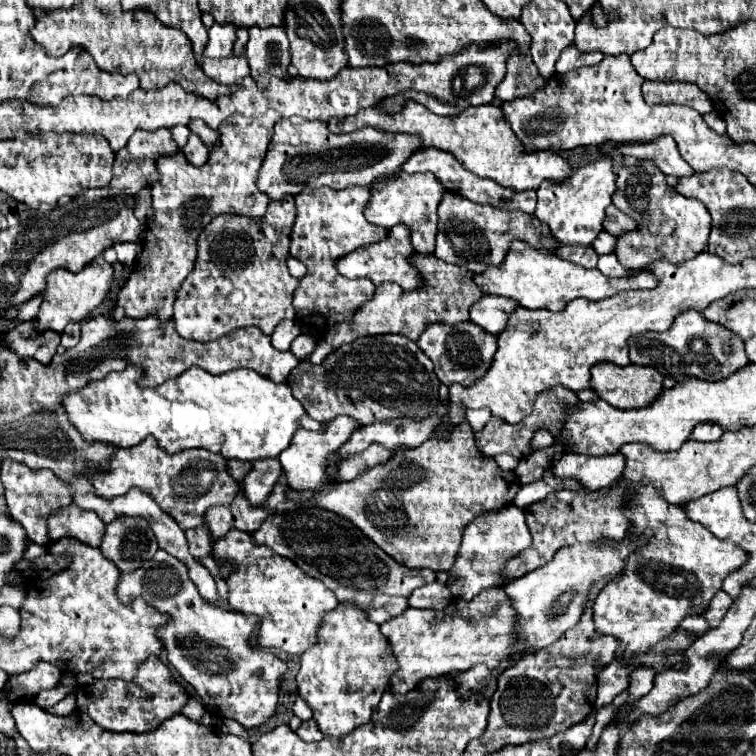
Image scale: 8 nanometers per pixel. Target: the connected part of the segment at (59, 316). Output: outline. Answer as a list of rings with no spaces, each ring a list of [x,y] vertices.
[[[97,256],[91,264],[87,264],[79,274],[73,274],[65,268],[57,268],[47,276],[47,288],[43,292],[43,302],[37,312],[37,330],[55,330],[63,332],[69,322],[81,322],[87,318],[91,310],[95,310],[111,292],[111,282],[113,282],[113,264],[109,264],[105,258]]]

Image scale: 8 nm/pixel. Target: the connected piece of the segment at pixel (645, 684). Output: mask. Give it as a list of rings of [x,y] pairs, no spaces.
[[[637,668],[633,670],[633,676],[629,676],[629,702],[627,704],[633,704],[633,700],[641,698],[641,694],[645,696],[651,686],[653,686],[653,676],[655,676],[655,670],[653,668]]]

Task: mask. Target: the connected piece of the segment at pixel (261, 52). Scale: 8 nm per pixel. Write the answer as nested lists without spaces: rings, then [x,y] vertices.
[[[285,26],[249,28],[249,42],[245,46],[251,78],[255,82],[269,82],[273,76],[291,80],[291,44]]]

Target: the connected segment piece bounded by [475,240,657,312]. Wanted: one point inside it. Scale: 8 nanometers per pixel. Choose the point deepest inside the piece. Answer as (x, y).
(531, 277)

